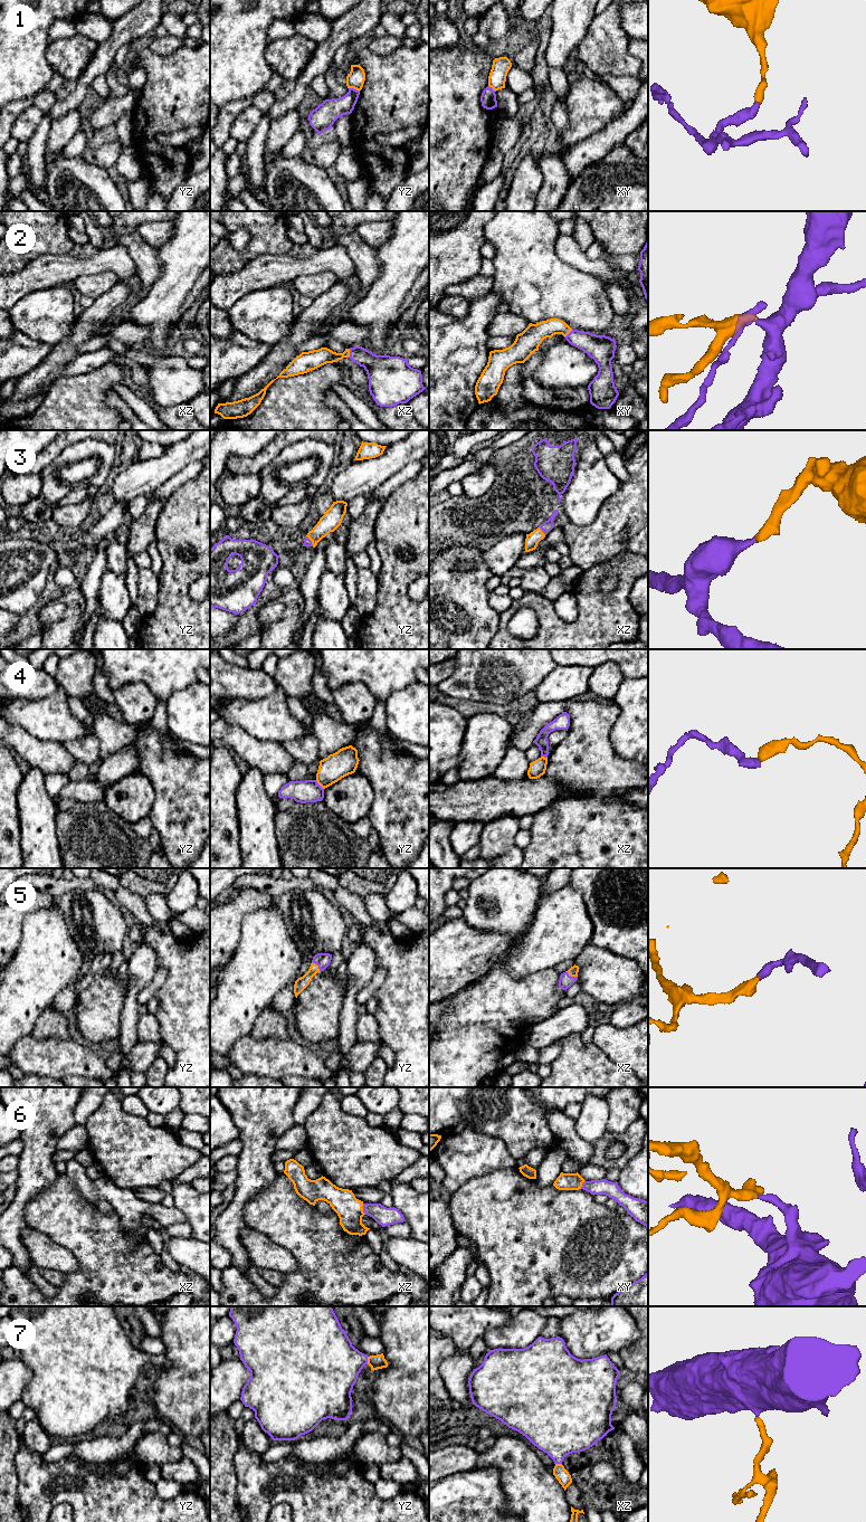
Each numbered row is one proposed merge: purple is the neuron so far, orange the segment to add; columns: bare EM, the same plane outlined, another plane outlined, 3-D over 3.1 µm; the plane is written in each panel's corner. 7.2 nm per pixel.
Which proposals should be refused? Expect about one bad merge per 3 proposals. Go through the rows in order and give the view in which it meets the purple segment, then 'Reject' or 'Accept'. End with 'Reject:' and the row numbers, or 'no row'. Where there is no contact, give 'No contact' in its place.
1: Touches purple in yz. Reject
2: Touches purple in xz. Accept
3: Touches purple in xz. Accept
4: Touches purple in yz. Reject
5: Touches purple in xz. Accept
6: Touches purple in xz. Accept
7: Touches purple in yz. Accept
Reject: 1, 4

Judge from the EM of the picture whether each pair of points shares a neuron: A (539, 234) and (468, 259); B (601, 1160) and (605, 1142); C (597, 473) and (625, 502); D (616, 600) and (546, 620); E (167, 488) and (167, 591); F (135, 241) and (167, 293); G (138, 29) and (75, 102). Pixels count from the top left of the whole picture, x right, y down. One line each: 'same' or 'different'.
A: different
B: same
C: different
D: same
E: different
F: different
G: same

